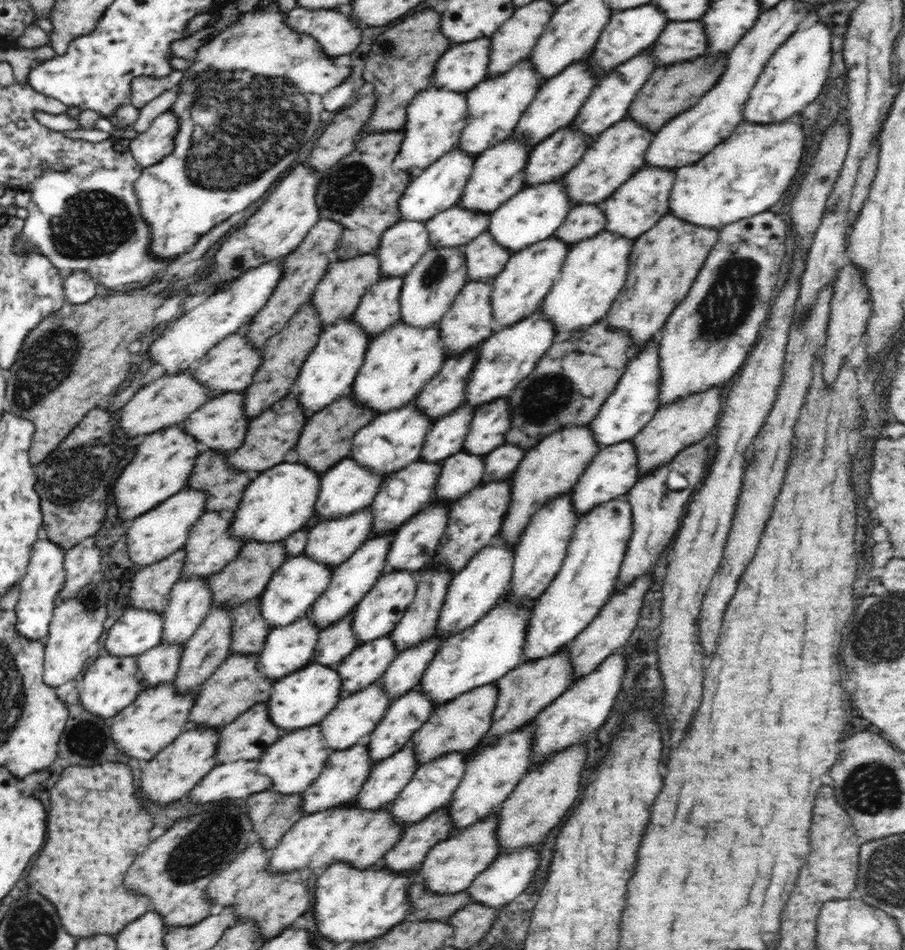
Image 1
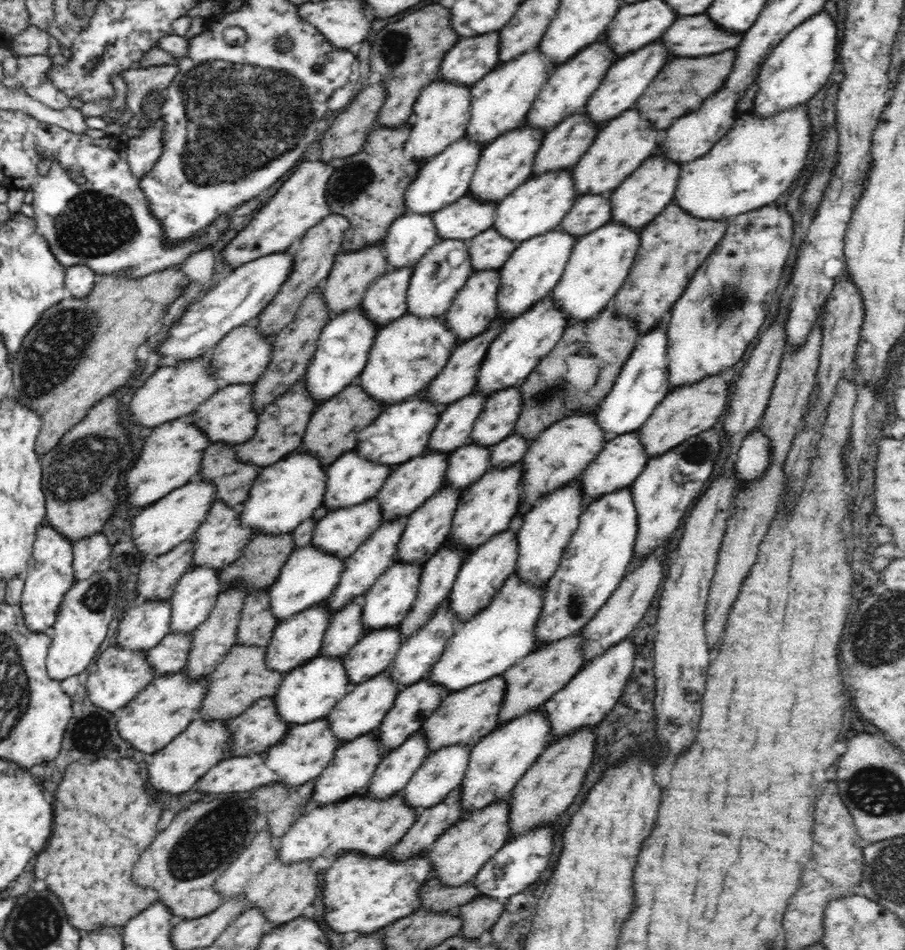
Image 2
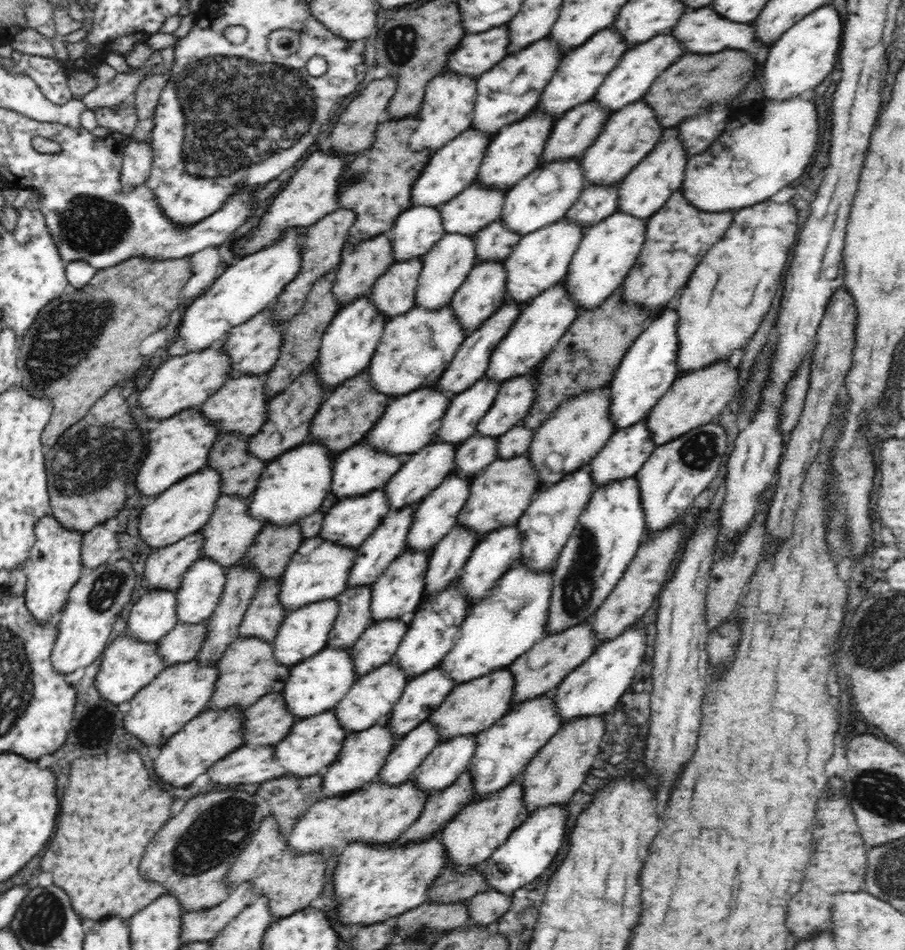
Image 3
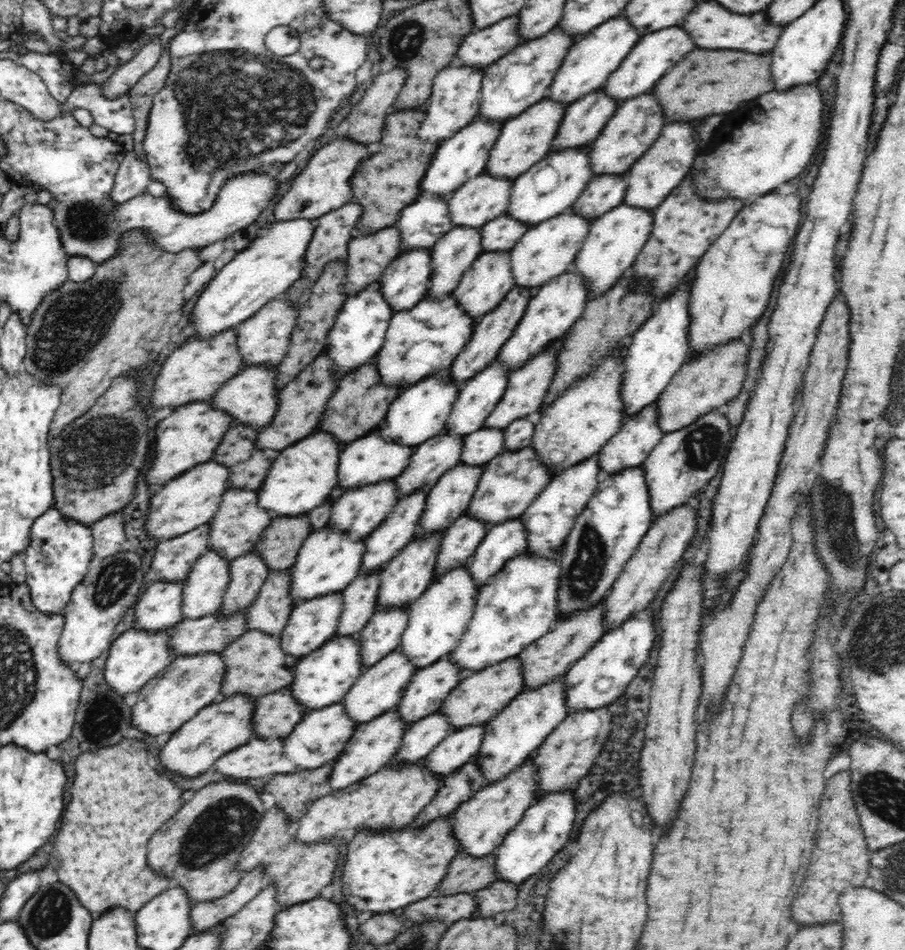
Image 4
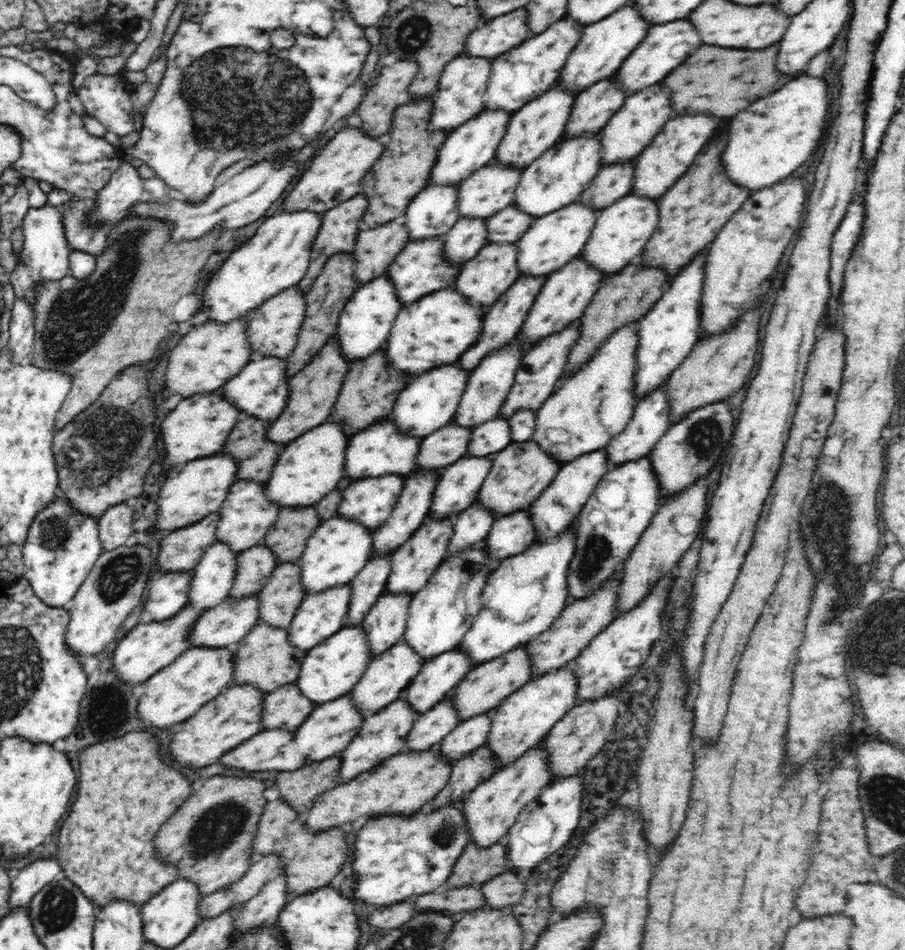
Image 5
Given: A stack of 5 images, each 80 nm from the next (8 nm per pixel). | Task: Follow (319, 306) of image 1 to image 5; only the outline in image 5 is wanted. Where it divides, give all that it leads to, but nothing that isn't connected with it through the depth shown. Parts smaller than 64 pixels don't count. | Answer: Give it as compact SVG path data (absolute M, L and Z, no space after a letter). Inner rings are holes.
M403 219L386 223L374 229L363 227L356 238L352 252L355 262L353 279L359 286L385 274L387 266L410 241Z

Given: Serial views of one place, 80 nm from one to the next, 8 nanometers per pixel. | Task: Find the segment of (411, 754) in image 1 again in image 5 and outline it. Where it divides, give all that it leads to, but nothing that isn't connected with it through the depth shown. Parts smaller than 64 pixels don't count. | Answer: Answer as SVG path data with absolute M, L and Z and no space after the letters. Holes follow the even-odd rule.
M452 692L444 697L444 700L437 706L414 720L414 724L406 736L406 749L420 752L420 750L438 746L444 737L458 726L460 720L451 696Z

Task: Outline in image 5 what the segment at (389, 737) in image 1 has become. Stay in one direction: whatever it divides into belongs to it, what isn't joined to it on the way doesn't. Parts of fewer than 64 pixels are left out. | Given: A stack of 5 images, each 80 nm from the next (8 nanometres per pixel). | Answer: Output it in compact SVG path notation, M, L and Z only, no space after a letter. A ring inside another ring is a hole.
M460 648L438 654L438 656L424 662L419 673L407 686L403 697L407 700L408 705L412 707L412 711L420 716L442 702L444 697L451 693L455 686L458 686L458 683L470 672L473 666L471 658L461 652Z

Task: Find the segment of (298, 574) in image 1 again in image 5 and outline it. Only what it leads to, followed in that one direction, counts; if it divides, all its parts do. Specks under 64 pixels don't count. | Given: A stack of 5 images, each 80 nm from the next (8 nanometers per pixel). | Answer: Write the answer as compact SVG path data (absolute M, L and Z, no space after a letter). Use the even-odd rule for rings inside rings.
M332 516L322 521L308 538L305 549L299 558L302 587L307 593L320 593L324 590L348 585L370 559L373 549L373 532L359 522Z

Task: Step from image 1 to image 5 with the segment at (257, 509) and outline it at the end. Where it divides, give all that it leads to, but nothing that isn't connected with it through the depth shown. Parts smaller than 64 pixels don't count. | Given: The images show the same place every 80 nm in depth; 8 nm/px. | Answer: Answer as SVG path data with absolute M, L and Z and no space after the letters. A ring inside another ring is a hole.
M329 418L310 428L282 448L267 480L266 496L270 502L283 508L313 506L326 494L337 488L345 474L345 452L350 436L343 431L341 420Z

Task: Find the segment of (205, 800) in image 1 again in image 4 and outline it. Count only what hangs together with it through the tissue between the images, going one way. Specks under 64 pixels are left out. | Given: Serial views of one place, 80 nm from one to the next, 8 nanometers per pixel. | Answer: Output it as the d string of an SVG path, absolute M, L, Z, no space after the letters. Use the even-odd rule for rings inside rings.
M272 736L268 740L264 738L252 738L248 744L239 746L236 750L228 752L226 756L221 756L214 763L214 770L224 774L225 778L232 780L252 780L252 778L271 778L277 774L290 774L296 772L297 768L293 762L285 757L284 740L277 736Z

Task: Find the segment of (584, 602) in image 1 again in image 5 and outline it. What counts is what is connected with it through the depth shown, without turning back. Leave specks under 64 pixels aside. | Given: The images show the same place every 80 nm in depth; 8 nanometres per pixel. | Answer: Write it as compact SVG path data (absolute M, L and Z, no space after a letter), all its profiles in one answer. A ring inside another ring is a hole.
M649 456L611 467L581 508L575 525L575 551L568 570L569 604L599 590L630 556L659 510L661 492Z

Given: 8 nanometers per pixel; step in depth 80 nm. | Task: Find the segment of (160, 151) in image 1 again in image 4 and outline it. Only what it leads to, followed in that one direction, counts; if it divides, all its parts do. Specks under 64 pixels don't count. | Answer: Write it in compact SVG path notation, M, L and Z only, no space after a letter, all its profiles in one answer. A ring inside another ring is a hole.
M136 149L126 151L123 162L114 176L110 199L121 205L144 192L151 179L151 171L146 159L138 154Z

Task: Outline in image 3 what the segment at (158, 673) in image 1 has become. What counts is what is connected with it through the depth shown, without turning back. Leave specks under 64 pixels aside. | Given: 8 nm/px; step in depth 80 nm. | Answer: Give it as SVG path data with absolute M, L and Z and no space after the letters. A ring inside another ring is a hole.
M205 621L198 624L180 622L158 643L157 654L165 662L165 666L176 666L180 662L190 662L206 640L208 630Z

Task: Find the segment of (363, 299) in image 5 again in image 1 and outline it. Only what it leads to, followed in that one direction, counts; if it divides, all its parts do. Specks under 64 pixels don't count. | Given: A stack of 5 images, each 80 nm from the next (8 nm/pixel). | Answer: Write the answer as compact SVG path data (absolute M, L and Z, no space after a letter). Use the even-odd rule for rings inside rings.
M352 315L323 329L314 350L306 357L298 378L289 390L297 396L297 402L306 416L352 393L354 379L364 362L372 338L353 321Z

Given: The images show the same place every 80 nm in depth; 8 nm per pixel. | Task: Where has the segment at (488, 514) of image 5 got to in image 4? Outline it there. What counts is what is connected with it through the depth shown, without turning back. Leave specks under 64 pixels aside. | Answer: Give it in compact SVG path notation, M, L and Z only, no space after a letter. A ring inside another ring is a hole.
M467 513L454 520L441 538L434 578L438 579L439 576L452 571L457 565L467 563L486 536L488 528L488 524L470 518Z

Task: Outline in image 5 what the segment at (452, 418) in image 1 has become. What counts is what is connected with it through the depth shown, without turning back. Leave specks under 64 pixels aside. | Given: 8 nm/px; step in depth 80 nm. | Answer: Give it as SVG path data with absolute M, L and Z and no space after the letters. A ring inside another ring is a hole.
M515 337L511 342L504 344L500 350L488 354L482 358L482 362L468 378L464 394L458 403L457 411L453 416L452 423L462 428L474 428L487 420L496 417L497 412L501 409L502 403L506 400L506 395L510 392L518 366L521 365L524 351L521 348L521 338Z

